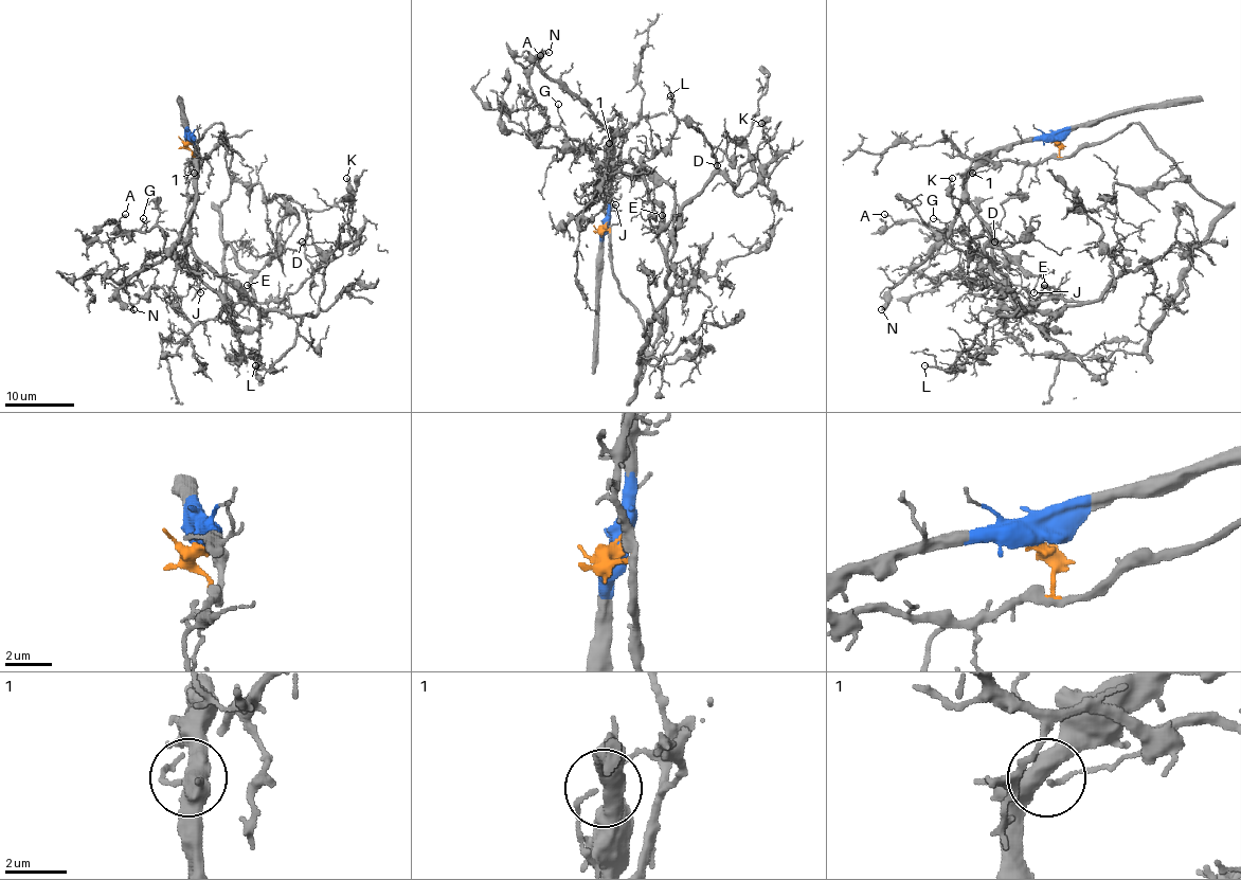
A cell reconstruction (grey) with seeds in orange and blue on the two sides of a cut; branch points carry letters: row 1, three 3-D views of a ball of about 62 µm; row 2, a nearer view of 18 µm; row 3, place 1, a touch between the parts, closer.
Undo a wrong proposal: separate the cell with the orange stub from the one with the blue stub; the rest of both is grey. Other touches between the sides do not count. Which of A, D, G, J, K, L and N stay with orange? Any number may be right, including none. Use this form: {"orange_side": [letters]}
{"orange_side": ["A", "D", "G", "K", "L"]}

